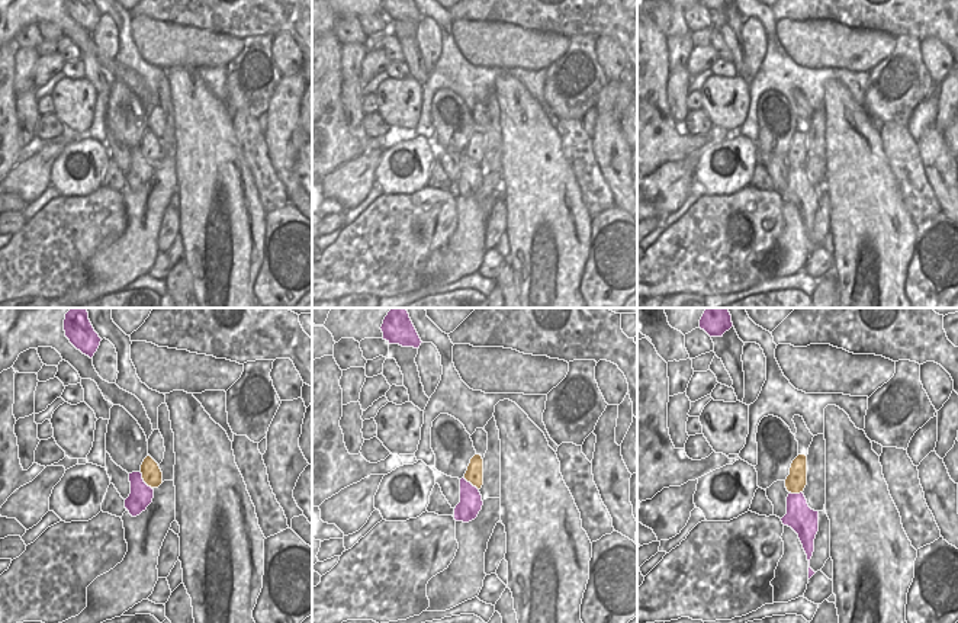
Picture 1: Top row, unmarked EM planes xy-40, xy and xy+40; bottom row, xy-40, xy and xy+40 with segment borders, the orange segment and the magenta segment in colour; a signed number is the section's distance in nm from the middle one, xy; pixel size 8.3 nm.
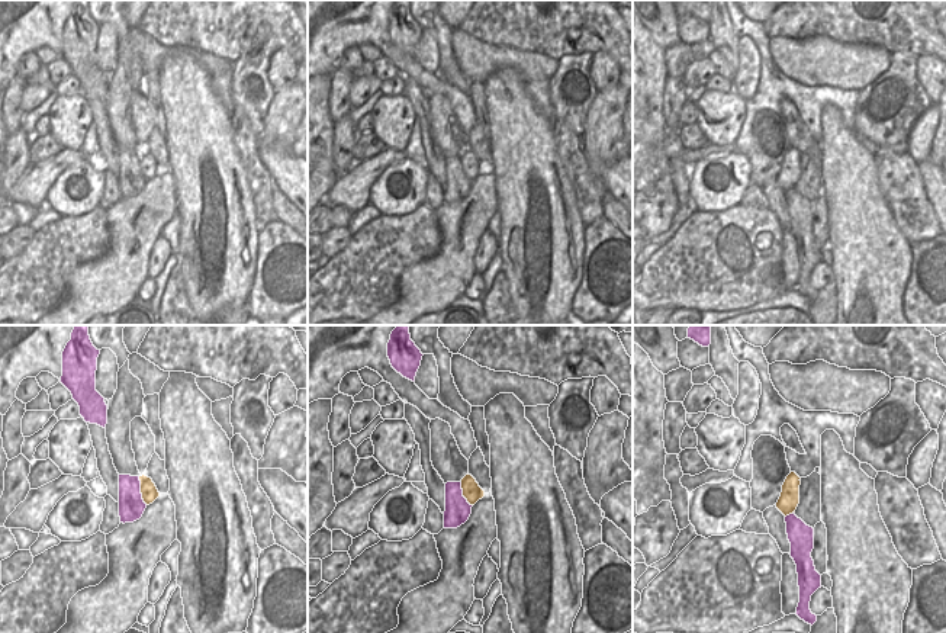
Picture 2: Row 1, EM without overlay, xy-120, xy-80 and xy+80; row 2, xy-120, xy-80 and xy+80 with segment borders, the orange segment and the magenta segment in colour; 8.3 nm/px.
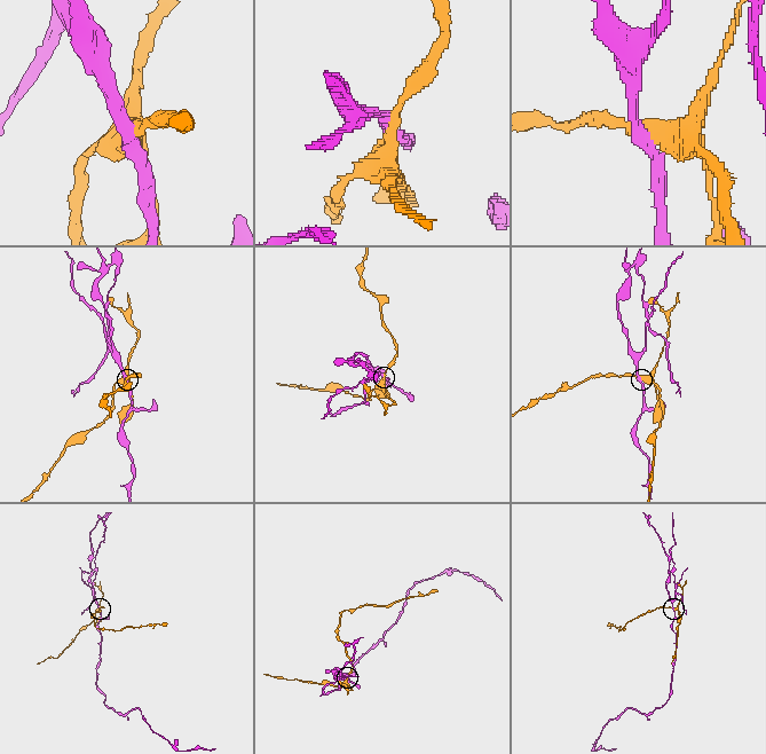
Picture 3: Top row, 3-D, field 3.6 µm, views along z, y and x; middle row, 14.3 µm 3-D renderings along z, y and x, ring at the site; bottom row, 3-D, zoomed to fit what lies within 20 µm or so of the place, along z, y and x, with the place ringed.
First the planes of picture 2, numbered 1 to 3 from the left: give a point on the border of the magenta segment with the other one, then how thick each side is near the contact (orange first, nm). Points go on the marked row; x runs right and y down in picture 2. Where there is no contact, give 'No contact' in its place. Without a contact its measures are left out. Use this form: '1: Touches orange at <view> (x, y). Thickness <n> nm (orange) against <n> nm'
1: Touches orange at xy-120 (141, 491). Thickness 140 nm (orange) against 220 nm
2: Touches orange at xy-80 (463, 494). Thickness 150 nm (orange) against 220 nm
3: Touches orange at xy+80 (788, 514). Thickness 170 nm (orange) against 220 nm.

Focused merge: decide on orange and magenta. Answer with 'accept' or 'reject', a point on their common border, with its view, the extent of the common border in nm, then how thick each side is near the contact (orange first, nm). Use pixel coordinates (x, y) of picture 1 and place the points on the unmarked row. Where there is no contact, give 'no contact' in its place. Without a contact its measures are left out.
reject; meets orange in xy-40 at (144, 156); contact 180 nm long; 170 nm thick on the orange side, 200 nm on the other

